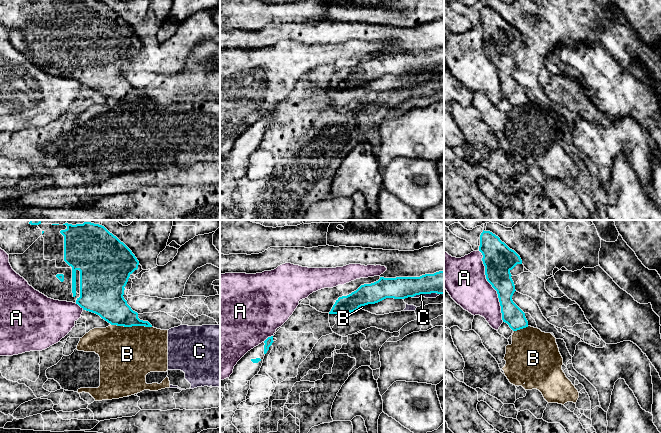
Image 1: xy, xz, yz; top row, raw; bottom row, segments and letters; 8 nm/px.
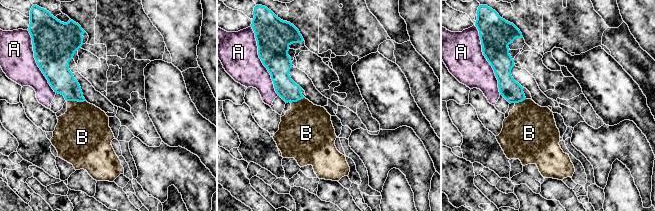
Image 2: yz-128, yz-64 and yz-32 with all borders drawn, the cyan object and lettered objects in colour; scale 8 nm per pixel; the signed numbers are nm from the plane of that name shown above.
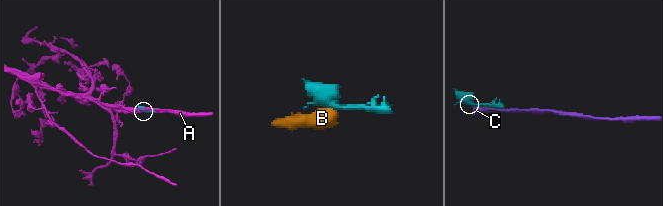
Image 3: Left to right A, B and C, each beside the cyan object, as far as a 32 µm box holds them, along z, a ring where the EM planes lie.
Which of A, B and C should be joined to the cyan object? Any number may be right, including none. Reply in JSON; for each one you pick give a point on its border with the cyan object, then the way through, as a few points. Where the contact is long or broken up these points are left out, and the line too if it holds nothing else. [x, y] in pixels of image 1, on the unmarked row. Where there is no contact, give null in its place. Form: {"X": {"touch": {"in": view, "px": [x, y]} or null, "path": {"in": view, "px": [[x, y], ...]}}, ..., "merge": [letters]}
{"merge": []}

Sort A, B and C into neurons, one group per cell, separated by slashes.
A / B C

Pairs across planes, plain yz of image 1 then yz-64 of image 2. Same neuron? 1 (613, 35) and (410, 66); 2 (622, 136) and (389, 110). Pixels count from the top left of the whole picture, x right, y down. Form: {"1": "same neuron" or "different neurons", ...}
{"1": "same neuron", "2": "different neurons"}

